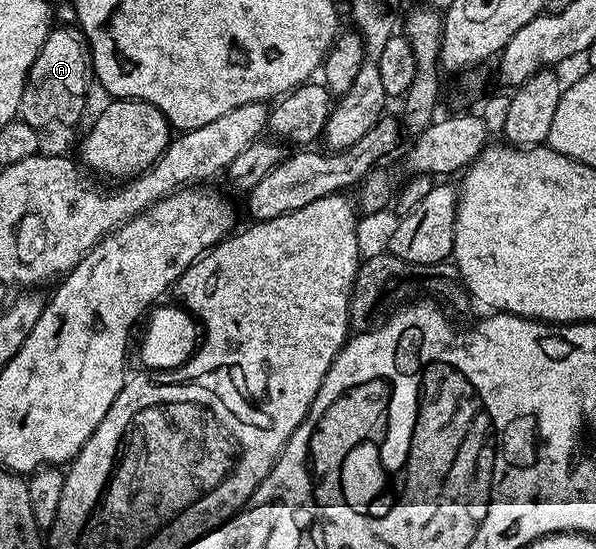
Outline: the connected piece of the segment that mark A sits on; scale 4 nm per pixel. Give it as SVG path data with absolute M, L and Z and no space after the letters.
M58 25L51 28L28 74L20 117L37 129L54 124L74 124L86 105L88 79L90 83L90 63L83 32L77 26Z

